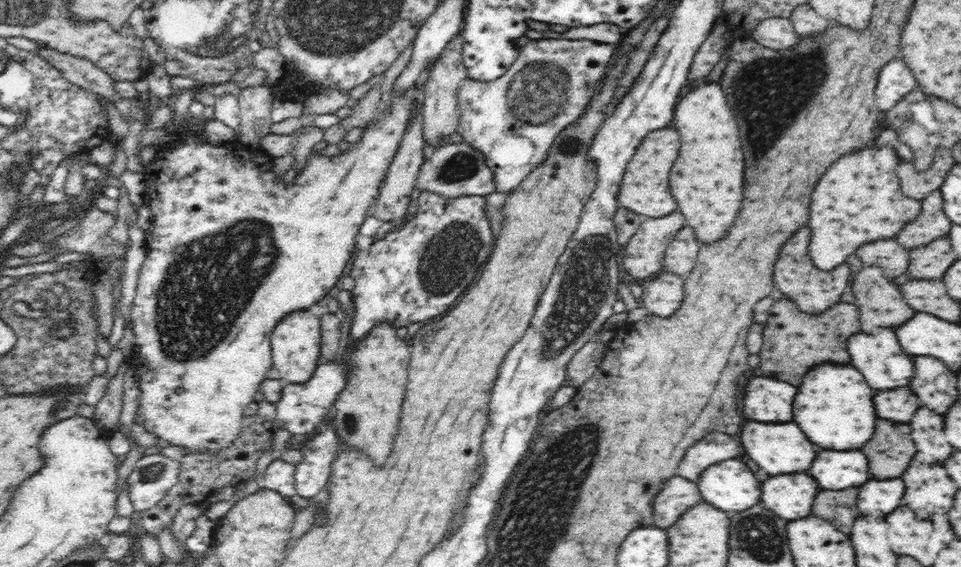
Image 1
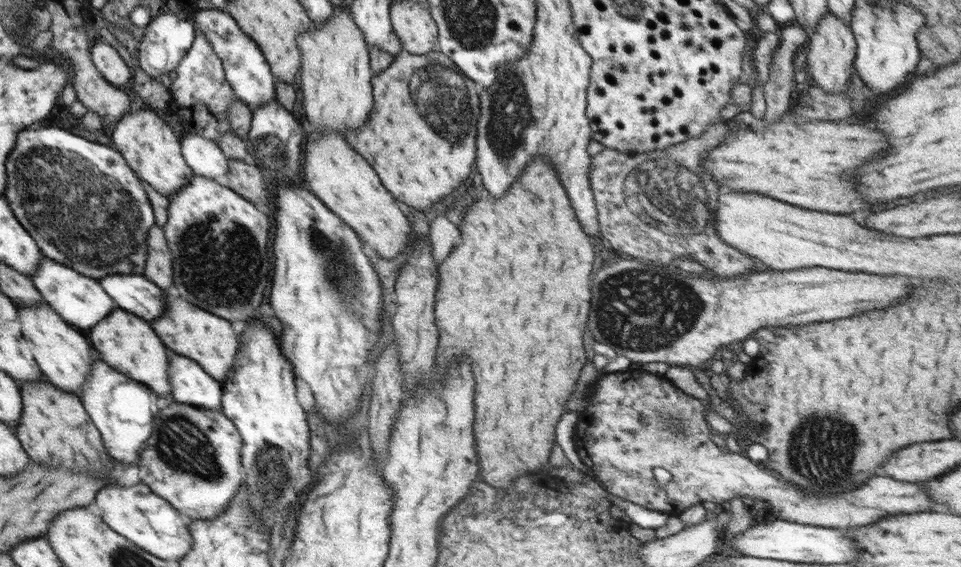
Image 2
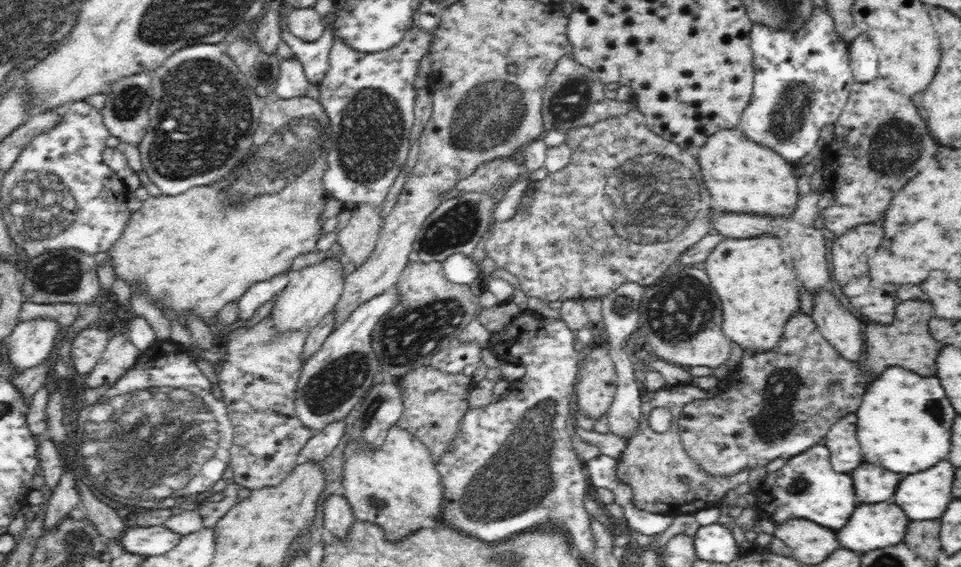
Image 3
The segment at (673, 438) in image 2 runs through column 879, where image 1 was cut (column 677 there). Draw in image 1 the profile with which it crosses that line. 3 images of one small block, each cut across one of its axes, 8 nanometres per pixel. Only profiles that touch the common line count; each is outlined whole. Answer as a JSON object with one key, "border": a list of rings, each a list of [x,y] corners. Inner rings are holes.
{"border":[[[670,478],[654,502],[654,524],[660,528],[672,526],[684,512],[704,500],[698,484],[686,478]]]}

